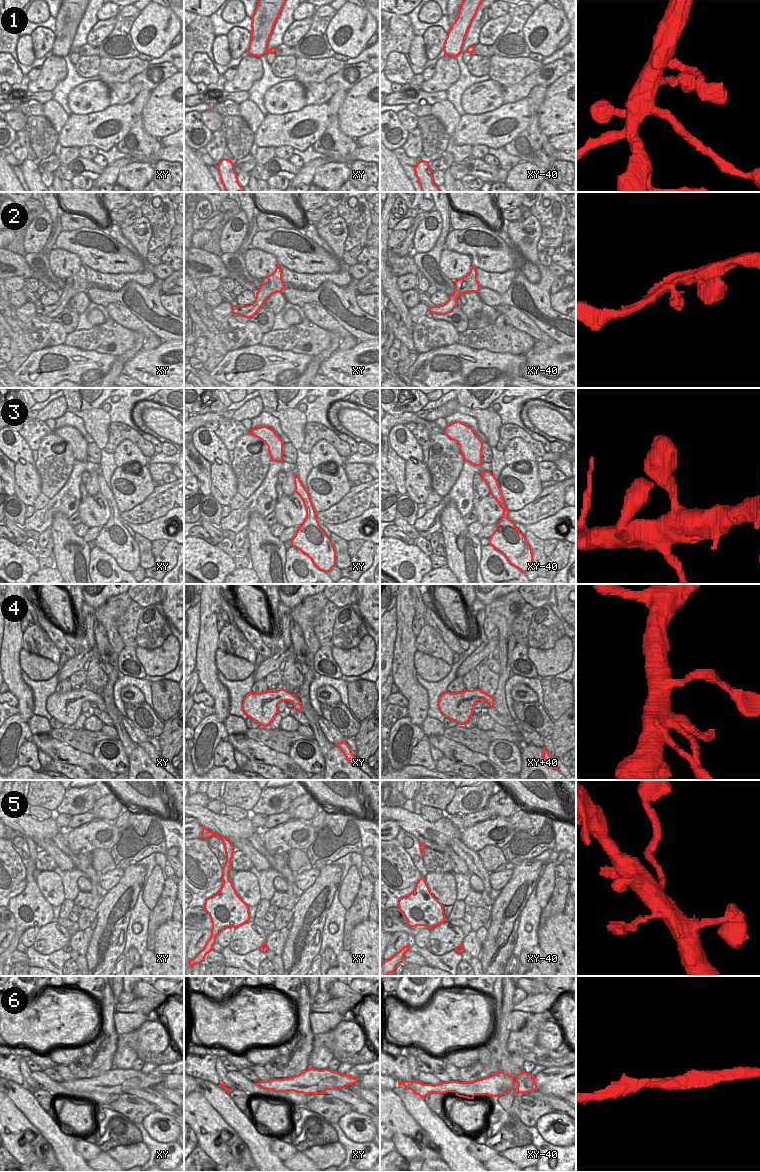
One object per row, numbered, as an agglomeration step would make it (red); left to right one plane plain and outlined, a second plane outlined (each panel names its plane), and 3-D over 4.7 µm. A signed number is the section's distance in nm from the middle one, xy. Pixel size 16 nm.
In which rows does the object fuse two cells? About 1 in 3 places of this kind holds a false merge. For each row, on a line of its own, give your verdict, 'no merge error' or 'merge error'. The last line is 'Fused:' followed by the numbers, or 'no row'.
1: no merge error
2: no merge error
3: no merge error
4: no merge error
5: no merge error
6: no merge error
Fused: no row

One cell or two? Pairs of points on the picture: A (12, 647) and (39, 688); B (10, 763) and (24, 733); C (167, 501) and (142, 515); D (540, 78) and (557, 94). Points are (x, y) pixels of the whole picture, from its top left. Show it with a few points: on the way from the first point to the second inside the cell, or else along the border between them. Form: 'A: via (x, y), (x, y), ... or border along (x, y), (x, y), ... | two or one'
A: border along (21, 670), (23, 681), (31, 690), (34, 709) | two
B: via (10, 756), (10, 747), (17, 740) | one
C: via (161, 501), (148, 511) | one
D: border along (565, 73), (547, 87) | two

